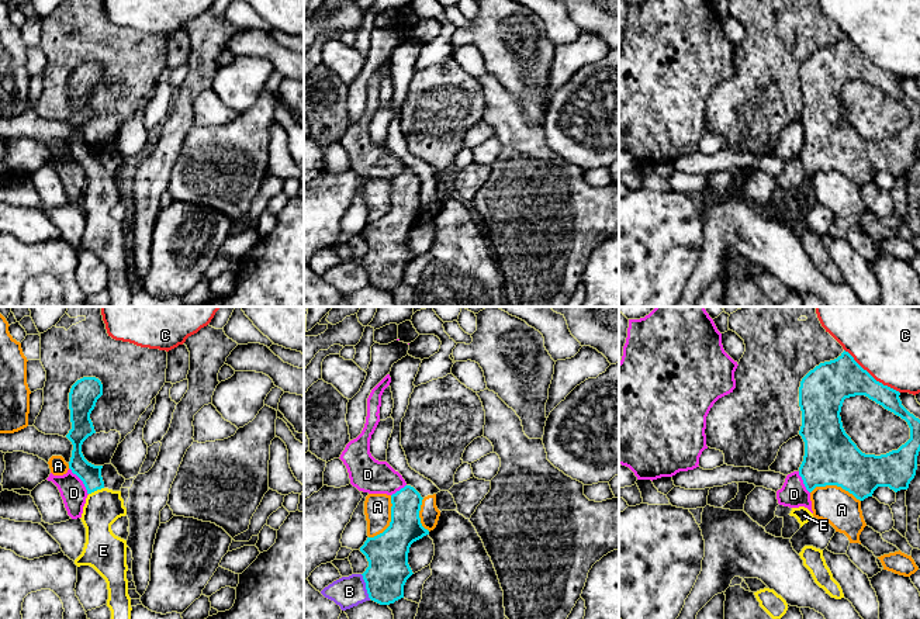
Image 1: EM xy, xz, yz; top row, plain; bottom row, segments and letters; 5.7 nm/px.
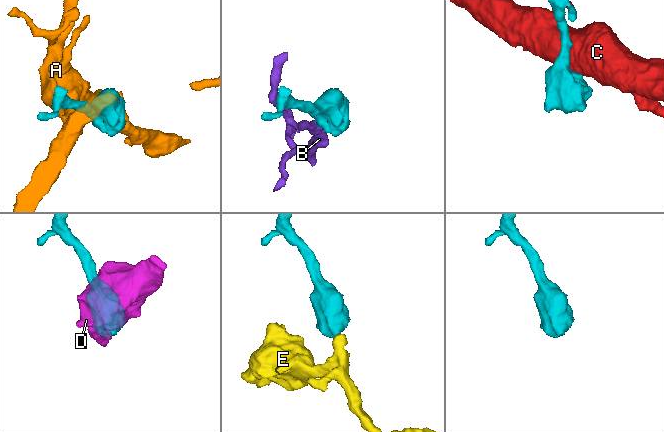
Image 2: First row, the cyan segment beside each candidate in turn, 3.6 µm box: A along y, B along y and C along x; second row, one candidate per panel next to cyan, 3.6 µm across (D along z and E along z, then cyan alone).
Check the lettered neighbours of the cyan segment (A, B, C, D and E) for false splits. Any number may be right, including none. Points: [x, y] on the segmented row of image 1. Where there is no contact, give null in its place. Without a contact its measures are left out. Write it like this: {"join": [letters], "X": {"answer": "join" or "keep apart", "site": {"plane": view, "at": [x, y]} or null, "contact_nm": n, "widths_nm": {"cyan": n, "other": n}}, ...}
{"join": ["E"], "A": {"answer": "keep apart", "site": {"plane": "xz", "at": [391, 521]}, "contact_nm": 280, "widths_nm": {"cyan": 240, "other": 160}}, "B": {"answer": "keep apart", "site": {"plane": "xz", "at": [366, 587]}, "contact_nm": 160, "widths_nm": {"cyan": 240, "other": 180}}, "C": {"answer": "keep apart", "site": {"plane": "yz", "at": [871, 376]}, "contact_nm": 400, "widths_nm": {"cyan": 240, "other": 440}}, "D": {"answer": "keep apart", "site": {"plane": "xy", "at": [82, 480]}, "contact_nm": 190, "widths_nm": {"cyan": 120, "other": 150}}, "E": {"answer": "join", "site": {"plane": "xy", "at": [96, 490]}, "contact_nm": 100, "widths_nm": {"cyan": 120, "other": 200}}}

